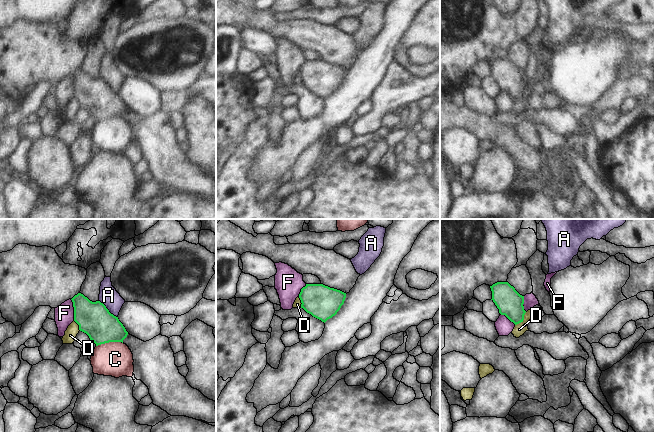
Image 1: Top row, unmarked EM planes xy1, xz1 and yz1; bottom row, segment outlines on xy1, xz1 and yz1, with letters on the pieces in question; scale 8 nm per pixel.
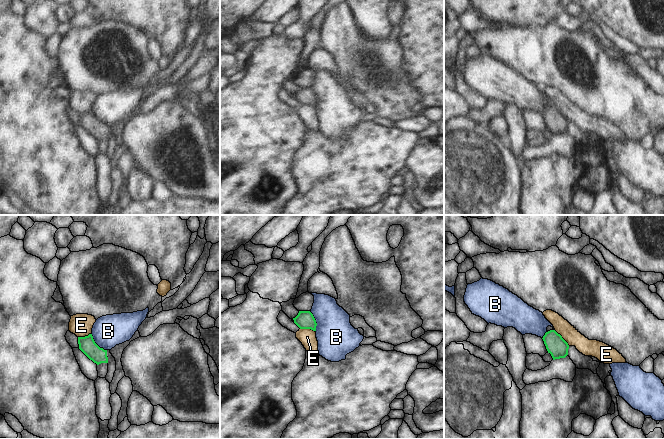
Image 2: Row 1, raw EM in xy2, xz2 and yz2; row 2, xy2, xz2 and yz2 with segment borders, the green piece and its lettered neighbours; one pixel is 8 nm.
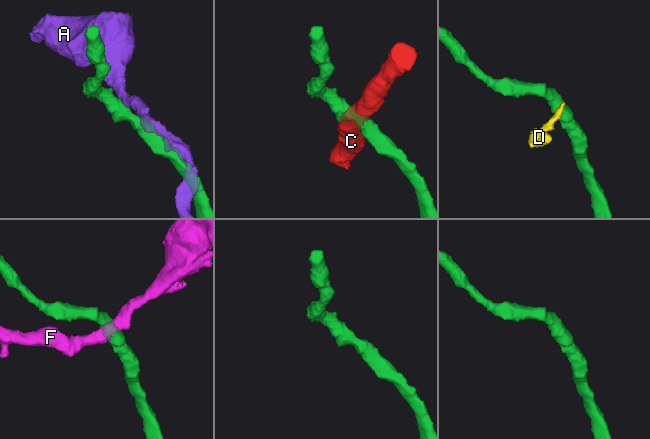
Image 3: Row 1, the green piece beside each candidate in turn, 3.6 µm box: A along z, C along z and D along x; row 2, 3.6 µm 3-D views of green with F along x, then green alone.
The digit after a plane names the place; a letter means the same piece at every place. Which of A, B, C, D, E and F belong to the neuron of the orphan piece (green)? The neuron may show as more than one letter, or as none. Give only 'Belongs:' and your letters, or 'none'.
Belongs: none

